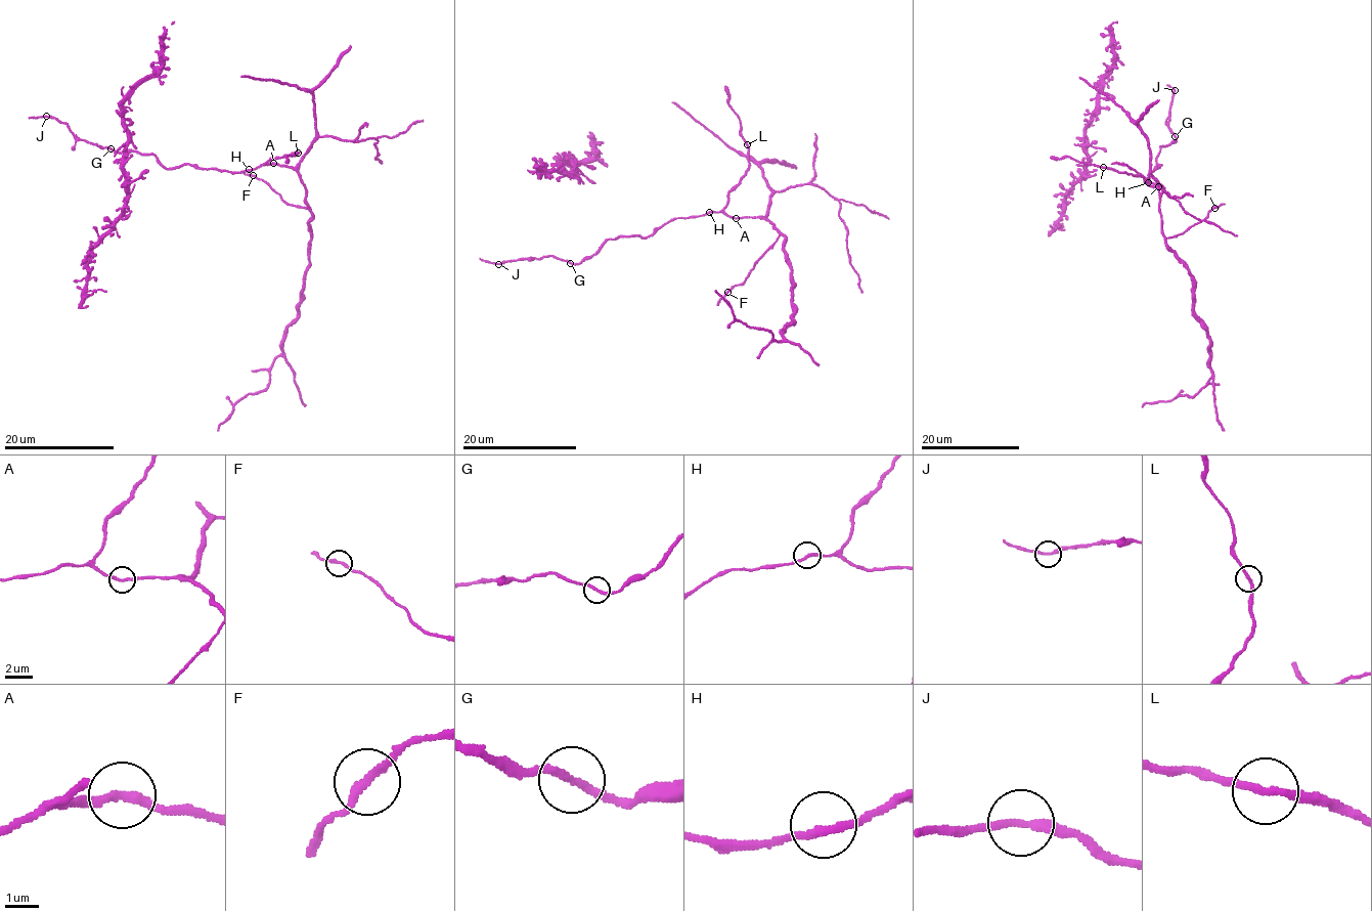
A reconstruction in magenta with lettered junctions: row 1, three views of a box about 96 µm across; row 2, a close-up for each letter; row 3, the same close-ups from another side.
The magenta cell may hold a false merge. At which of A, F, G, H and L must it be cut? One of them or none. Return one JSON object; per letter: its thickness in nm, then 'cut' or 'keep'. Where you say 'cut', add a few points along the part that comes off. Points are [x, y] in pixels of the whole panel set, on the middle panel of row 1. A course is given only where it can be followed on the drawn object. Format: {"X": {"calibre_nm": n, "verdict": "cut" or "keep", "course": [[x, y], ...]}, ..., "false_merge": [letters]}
{"A": {"calibre_nm": 240, "verdict": "keep"}, "F": {"calibre_nm": 240, "verdict": "keep"}, "G": {"calibre_nm": 220, "verdict": "keep"}, "H": {"calibre_nm": 220, "verdict": "keep"}, "L": {"calibre_nm": 220, "verdict": "keep"}, "false_merge": []}

